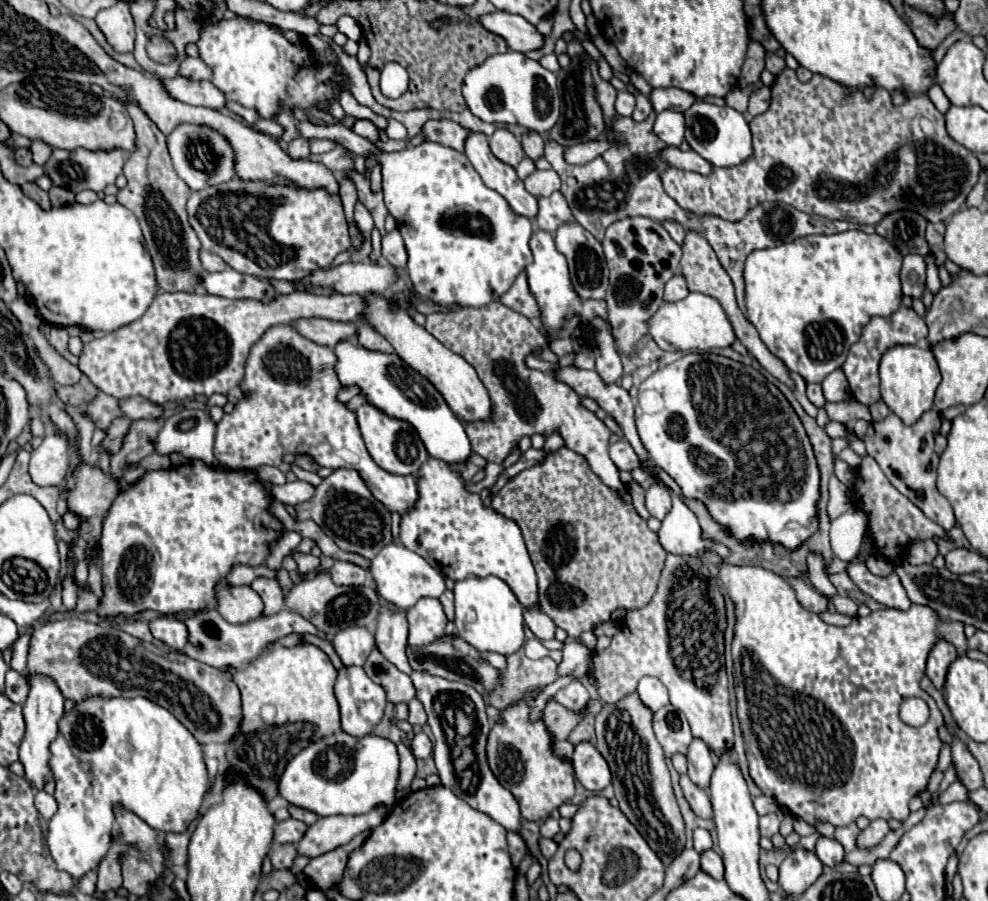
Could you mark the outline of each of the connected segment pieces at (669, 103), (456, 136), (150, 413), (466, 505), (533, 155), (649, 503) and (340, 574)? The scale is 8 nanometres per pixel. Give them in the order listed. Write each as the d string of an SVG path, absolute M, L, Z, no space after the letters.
M668 87L668 89L654 89L650 95L650 101L652 101L656 113L666 111L666 109L684 113L692 103L696 103L696 97L684 89Z
M428 121L422 129L422 135L430 141L442 143L456 151L464 151L464 137L468 137L468 129L460 127L454 121Z
M130 397L130 399L122 399L120 401L122 405L122 413L126 417L132 417L132 419L160 419L162 417L162 405L158 403L152 403L144 397Z
M430 457L416 473L416 487L418 487L418 499L416 503L402 515L400 521L400 535L398 541L412 549L414 553L418 553L420 557L424 557L436 571L440 571L442 575L460 581L466 579L468 575L474 577L486 577L486 575L496 575L502 581L506 581L510 585L510 589L514 591L514 595L518 597L518 601L524 607L534 607L536 605L536 593L538 593L538 583L536 583L536 573L532 567L532 561L528 557L520 527L516 521L504 517L502 513L498 513L492 507L486 507L482 497L478 493L470 493L466 489L466 483L460 475L460 471L454 471L450 463Z
M528 131L522 135L522 147L524 147L524 153L534 161L544 155L544 139L536 131Z
M650 485L648 489L646 489L646 509L648 509L648 513L652 515L652 517L656 517L656 519L664 519L668 513L670 513L670 509L672 509L672 497L670 497L670 493L668 493L668 489L664 489L664 487L660 487L660 485Z
M336 561L330 569L330 577L336 585L364 585L368 571L350 561Z

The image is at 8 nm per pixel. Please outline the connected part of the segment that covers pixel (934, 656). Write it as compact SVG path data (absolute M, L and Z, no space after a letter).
M940 639L940 641L934 645L934 649L932 649L930 657L928 657L926 675L930 677L930 681L934 683L934 687L936 687L938 691L944 689L948 667L950 667L950 663L952 663L956 657L958 657L958 655L956 655L956 649L954 649L954 645L950 645L948 641Z

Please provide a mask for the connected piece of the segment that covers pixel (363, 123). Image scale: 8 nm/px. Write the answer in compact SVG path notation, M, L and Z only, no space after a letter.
M358 119L358 123L354 125L352 131L366 137L366 139L370 139L370 141L378 141L378 129L374 127L374 123L370 123L366 119Z

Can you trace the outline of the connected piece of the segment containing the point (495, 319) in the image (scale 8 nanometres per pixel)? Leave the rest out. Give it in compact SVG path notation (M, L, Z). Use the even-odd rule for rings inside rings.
M492 301L492 305L480 309L458 309L448 317L426 317L424 329L432 333L444 347L460 353L470 365L474 365L490 395L490 419L470 421L464 425L472 451L482 455L486 461L502 465L502 461L512 453L514 447L518 447L518 441L524 435L552 435L554 431L560 431L566 447L582 455L604 485L608 485L620 497L626 493L626 485L620 481L620 471L608 455L608 427L592 411L580 405L580 397L576 397L568 385L560 385L560 381L552 381L548 373L534 371L524 365L526 355L538 347L544 347L546 343L530 319L508 309L500 301Z

